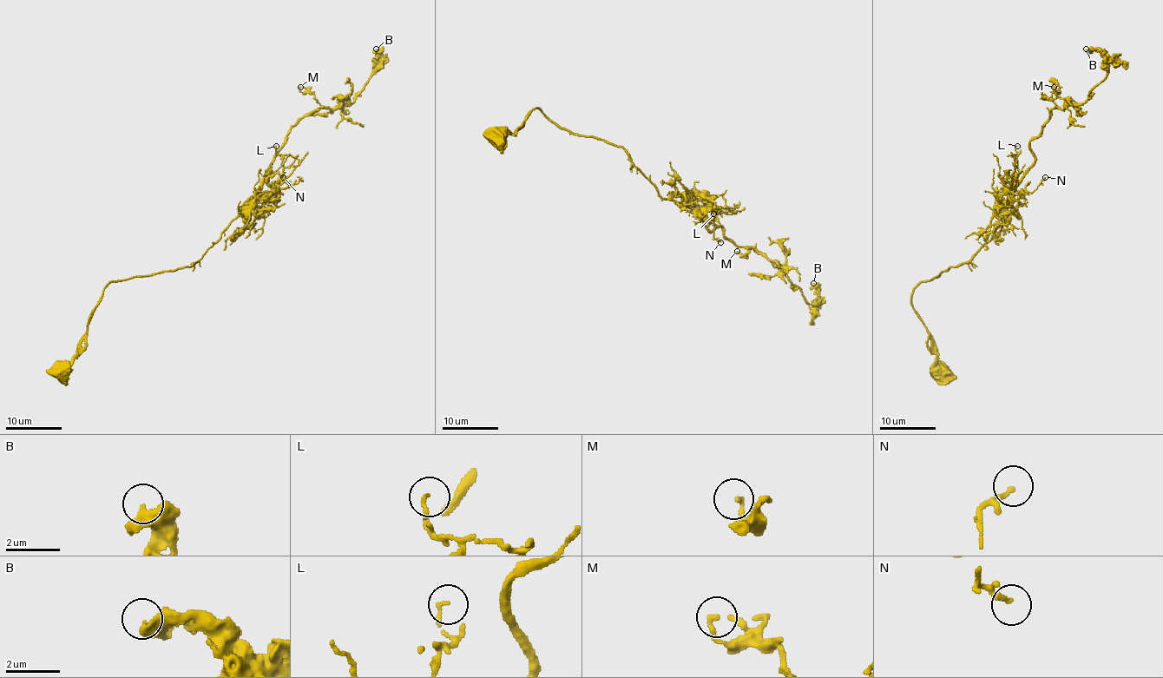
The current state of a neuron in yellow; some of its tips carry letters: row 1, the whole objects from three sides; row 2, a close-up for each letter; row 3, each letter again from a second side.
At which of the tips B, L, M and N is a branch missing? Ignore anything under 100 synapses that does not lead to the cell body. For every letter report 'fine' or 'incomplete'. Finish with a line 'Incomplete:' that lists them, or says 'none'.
B: fine
L: fine
M: fine
N: fine
Incomplete: none

